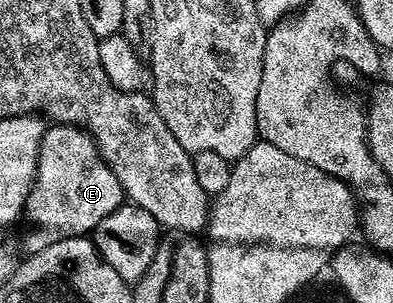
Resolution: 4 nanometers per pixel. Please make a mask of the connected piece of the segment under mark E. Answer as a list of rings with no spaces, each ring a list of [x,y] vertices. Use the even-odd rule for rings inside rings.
[[[48,125],[39,145],[35,182],[25,207],[26,221],[31,221],[35,230],[24,236],[22,245],[27,254],[36,254],[57,240],[90,235],[109,212],[124,202],[123,185],[90,133],[81,126]]]

